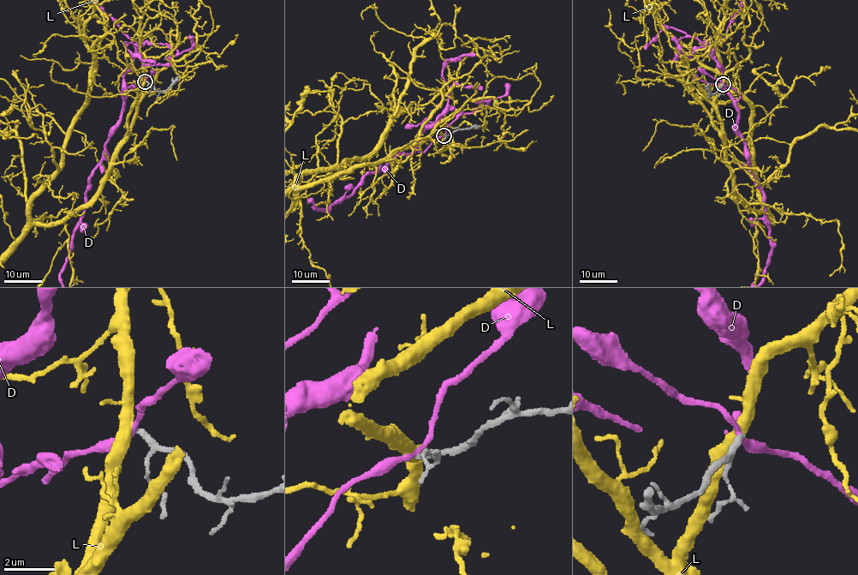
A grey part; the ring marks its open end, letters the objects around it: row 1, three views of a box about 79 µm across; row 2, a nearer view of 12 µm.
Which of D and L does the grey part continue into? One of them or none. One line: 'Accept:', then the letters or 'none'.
Accept: L

